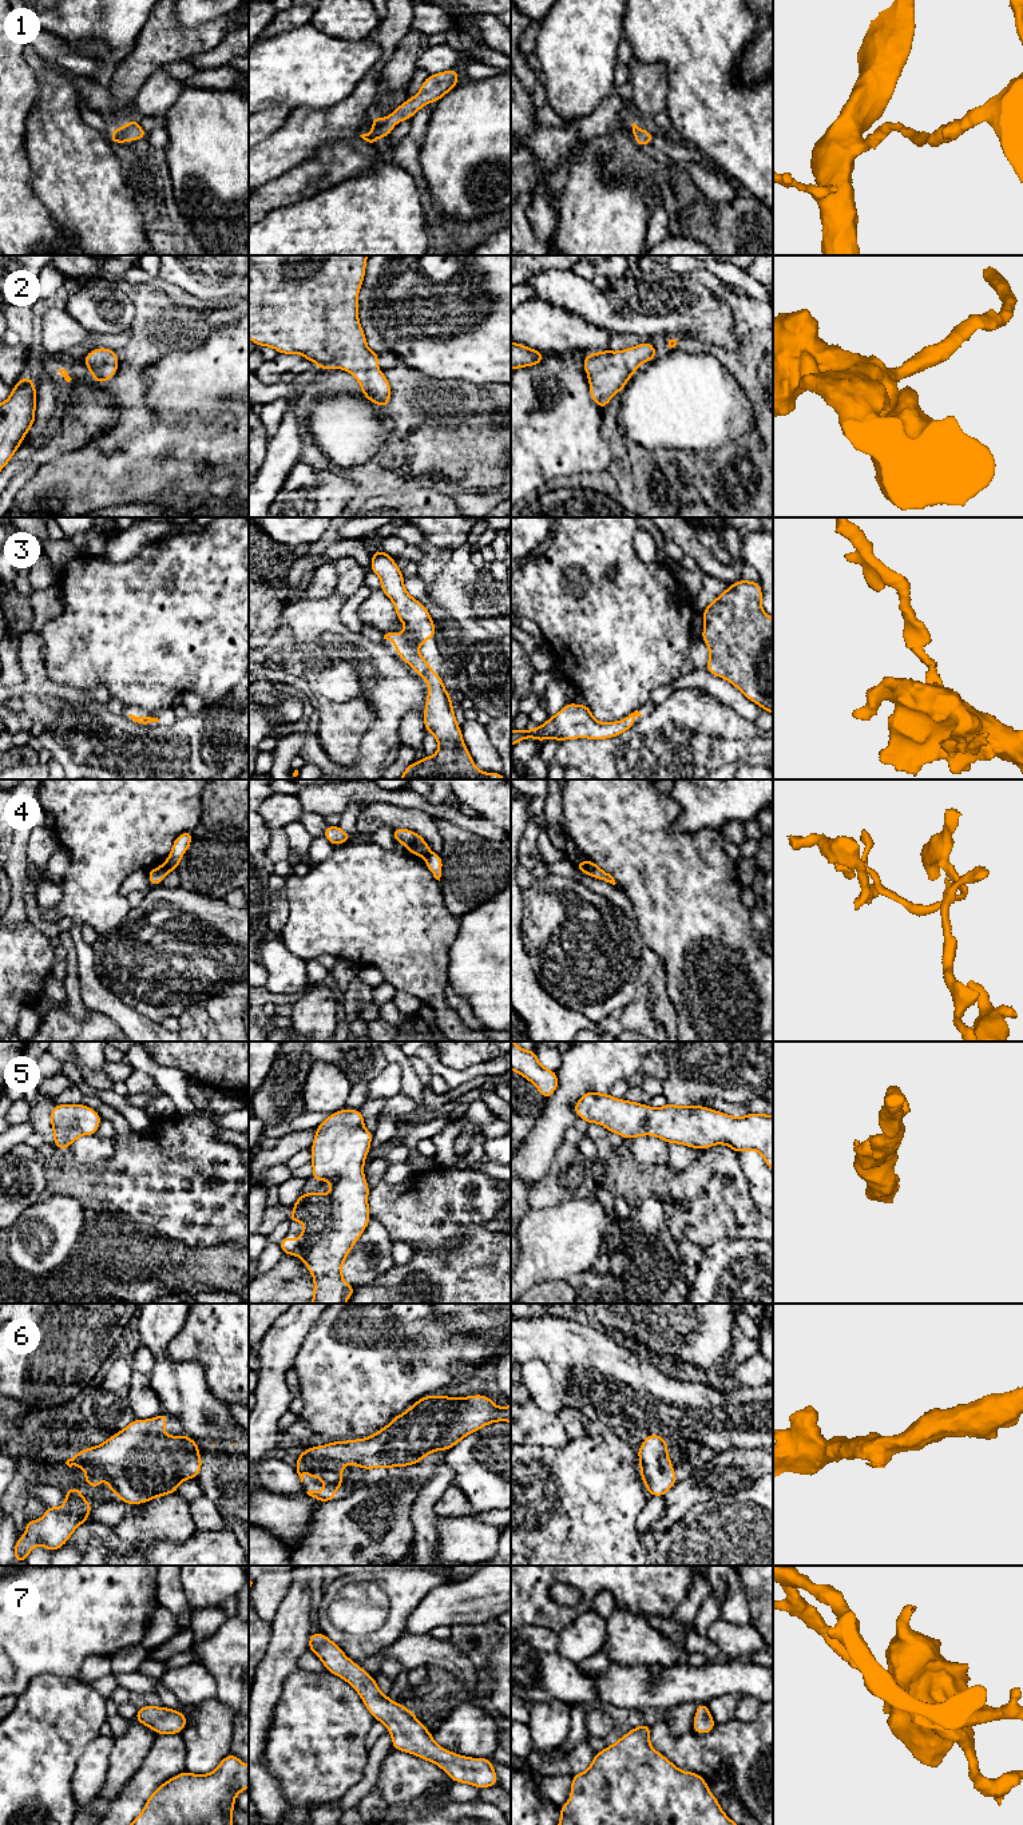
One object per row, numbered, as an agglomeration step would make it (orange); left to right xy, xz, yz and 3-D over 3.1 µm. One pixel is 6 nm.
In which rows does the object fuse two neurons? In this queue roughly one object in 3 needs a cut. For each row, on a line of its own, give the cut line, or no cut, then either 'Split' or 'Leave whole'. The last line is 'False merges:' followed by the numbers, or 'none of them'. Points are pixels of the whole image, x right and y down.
1: No split. Leave whole
2: No split. Leave whole
3: No split. Leave whole
4: Split along xy (163, 864), (166, 872). Split
5: No split. Leave whole
6: No split. Leave whole
7: No split. Leave whole
False merges: 4

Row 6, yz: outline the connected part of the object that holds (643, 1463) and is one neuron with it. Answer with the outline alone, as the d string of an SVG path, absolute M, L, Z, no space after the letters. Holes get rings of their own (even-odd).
M649 1433L638 1449L639 1473L649 1495L663 1497L678 1481L667 1448L665 1437Z

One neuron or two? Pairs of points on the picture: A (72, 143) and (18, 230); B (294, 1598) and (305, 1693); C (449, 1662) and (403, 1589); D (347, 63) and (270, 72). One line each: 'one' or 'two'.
A: two
B: two
C: two
D: one

